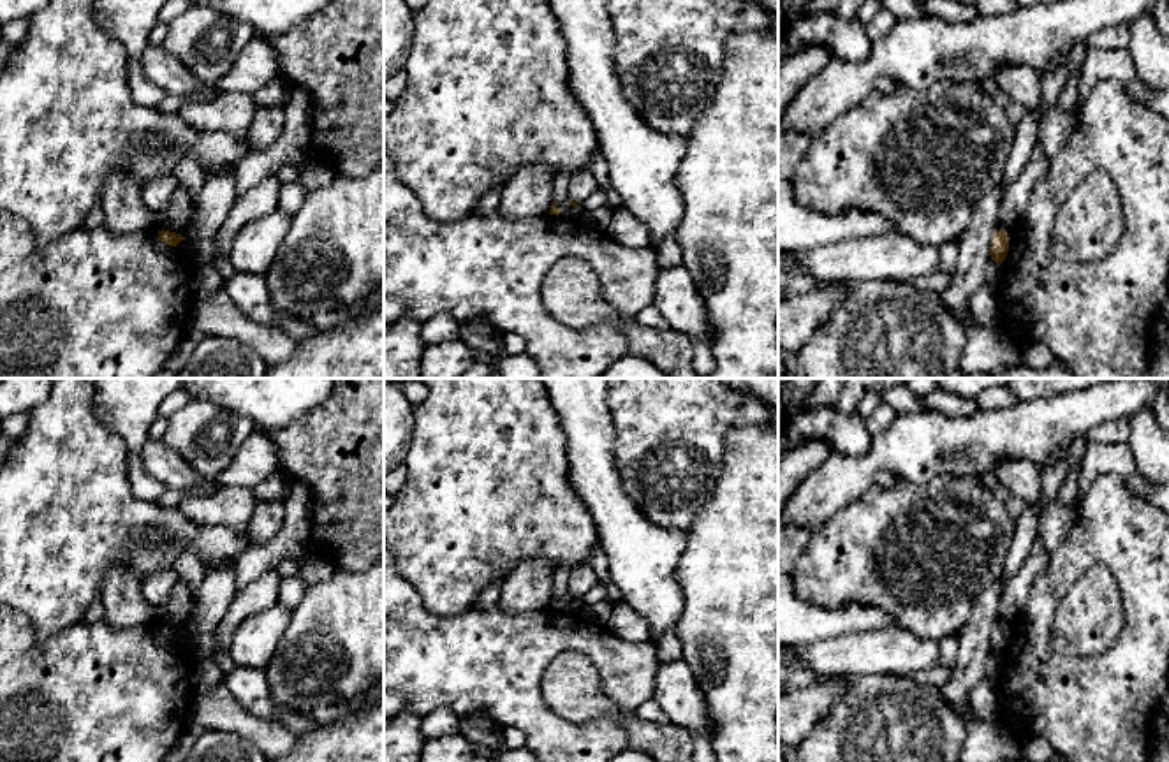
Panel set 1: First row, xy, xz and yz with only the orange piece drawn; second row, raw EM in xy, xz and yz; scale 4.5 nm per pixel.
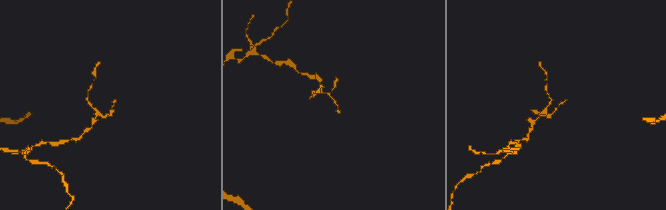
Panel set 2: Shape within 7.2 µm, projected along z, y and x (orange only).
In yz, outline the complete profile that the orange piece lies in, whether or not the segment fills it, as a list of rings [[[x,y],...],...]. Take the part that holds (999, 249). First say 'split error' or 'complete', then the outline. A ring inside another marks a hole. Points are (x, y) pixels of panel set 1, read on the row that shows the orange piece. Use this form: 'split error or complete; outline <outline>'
complete; outline [[[996,231],[993,236],[991,236],[991,246],[989,246],[989,255],[991,255],[991,260],[1002,264],[1007,257],[1007,252],[1009,252],[1009,236],[1005,231]]]

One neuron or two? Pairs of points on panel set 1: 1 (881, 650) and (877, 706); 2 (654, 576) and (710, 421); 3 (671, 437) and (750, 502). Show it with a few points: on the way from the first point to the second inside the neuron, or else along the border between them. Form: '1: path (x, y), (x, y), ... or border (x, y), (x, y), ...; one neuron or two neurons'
1: border (907, 674), (842, 674), (838, 678); two neurons
2: border (636, 505), (655, 525), (683, 532); two neurons
3: border (726, 435), (724, 468), (712, 495), (696, 511); two neurons

